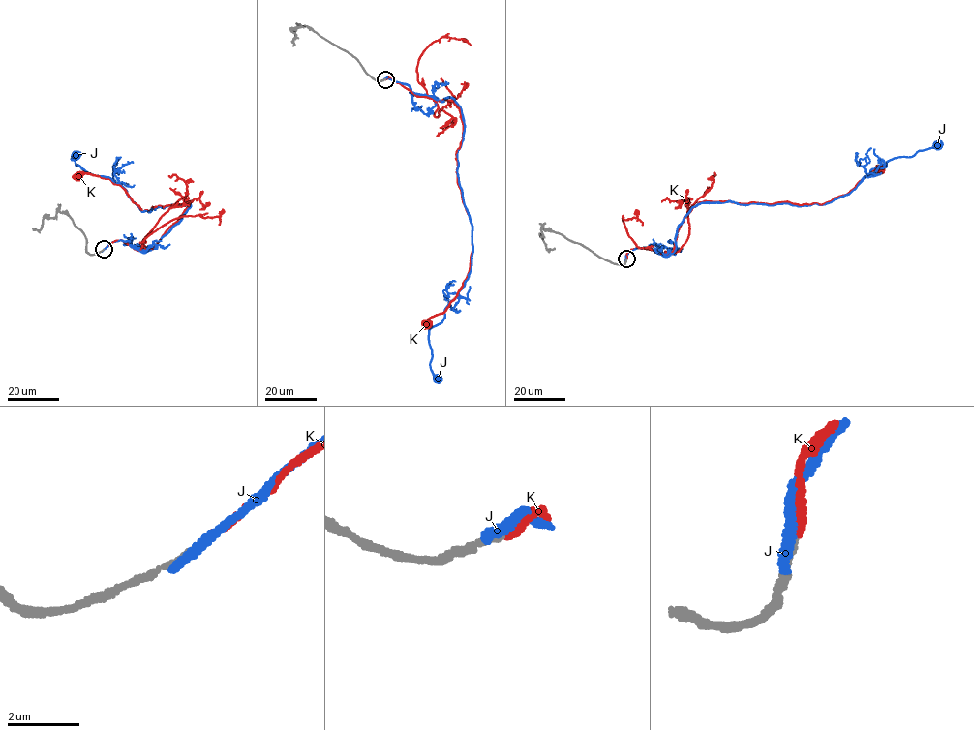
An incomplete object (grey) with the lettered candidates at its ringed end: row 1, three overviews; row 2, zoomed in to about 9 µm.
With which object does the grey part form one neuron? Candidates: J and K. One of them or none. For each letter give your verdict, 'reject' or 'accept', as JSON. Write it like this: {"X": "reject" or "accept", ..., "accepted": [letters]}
{"J": "reject", "K": "accept", "accepted": ["K"]}

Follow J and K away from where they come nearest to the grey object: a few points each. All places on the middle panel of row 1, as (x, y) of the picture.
J: (384, 79), (453, 98), (463, 120), (457, 175), (472, 251), (464, 287), (429, 329), (438, 379)
K: (385, 78), (418, 96), (453, 100), (463, 124), (457, 184), (472, 228), (469, 271), (456, 297), (426, 328)

